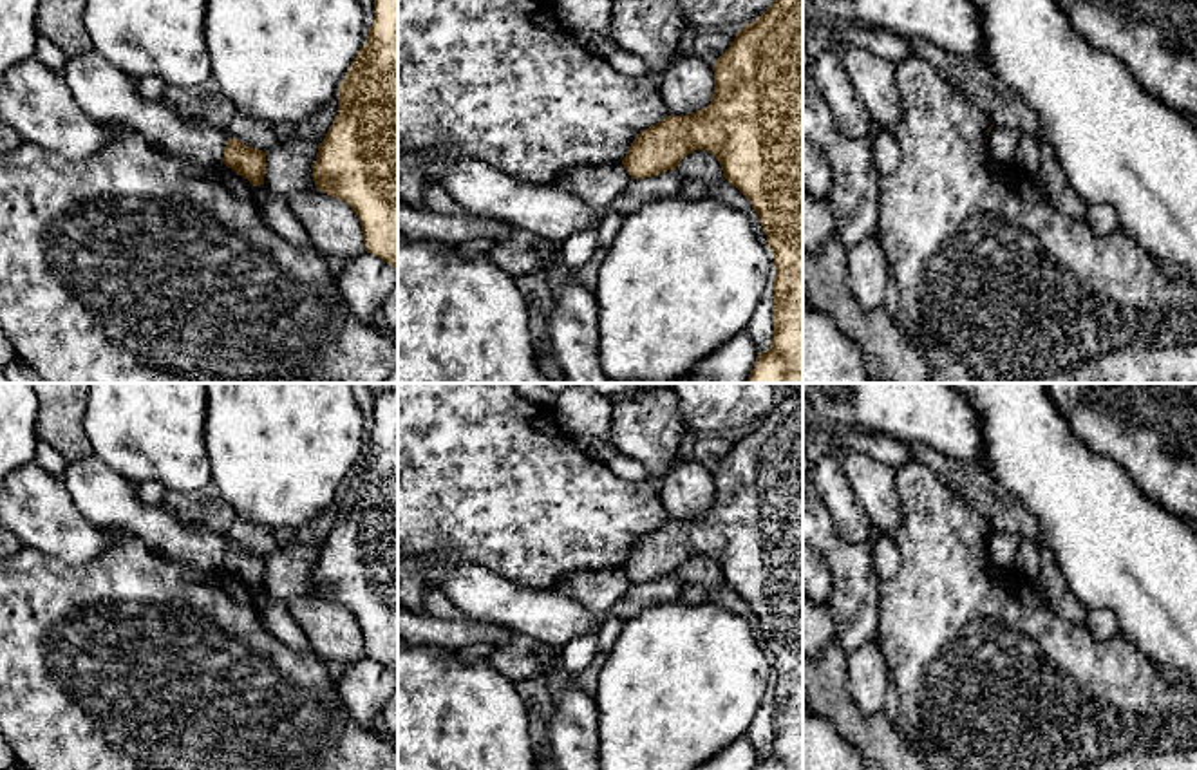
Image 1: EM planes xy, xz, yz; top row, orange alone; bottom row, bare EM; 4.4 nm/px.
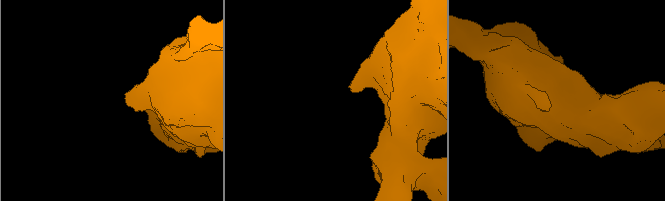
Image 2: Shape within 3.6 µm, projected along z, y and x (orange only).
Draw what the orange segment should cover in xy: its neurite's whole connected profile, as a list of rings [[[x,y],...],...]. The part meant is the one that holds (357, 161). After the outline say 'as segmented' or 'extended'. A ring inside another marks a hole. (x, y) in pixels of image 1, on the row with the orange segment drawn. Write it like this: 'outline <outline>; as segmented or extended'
outline [[[374,0],[365,45],[338,89],[338,114],[318,145],[316,190],[347,202],[358,215],[365,251],[398,271],[398,0]]]; as segmented

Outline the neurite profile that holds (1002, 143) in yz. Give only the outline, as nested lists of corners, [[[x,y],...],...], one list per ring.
[[[993,127],[987,136],[987,148],[994,161],[1014,163],[1018,141],[1022,132],[1016,128]]]

